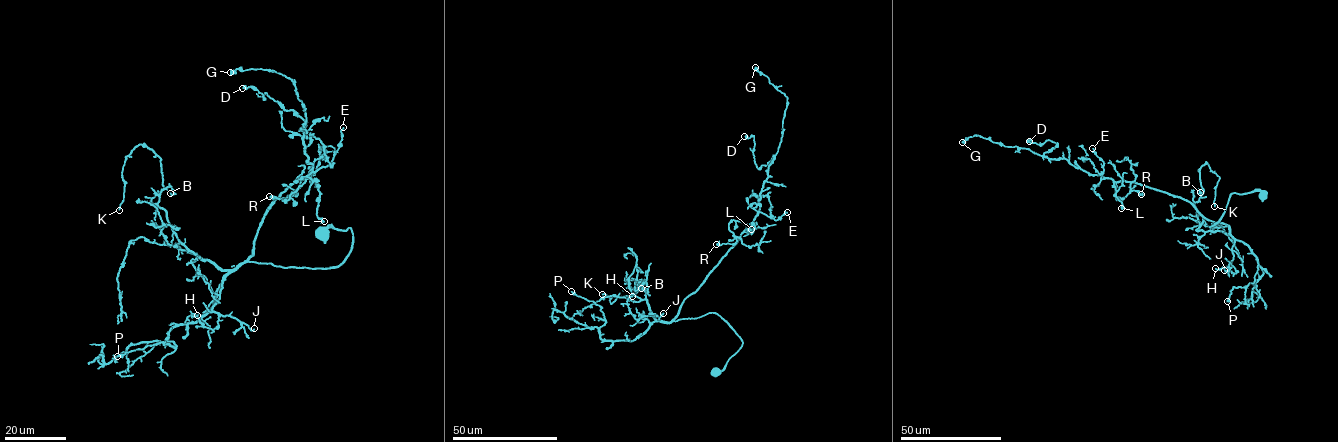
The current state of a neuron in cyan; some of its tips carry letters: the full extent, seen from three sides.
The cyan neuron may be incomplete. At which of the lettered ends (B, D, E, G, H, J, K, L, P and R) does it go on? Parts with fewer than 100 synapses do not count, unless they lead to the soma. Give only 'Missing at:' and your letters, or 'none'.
Missing at: none

